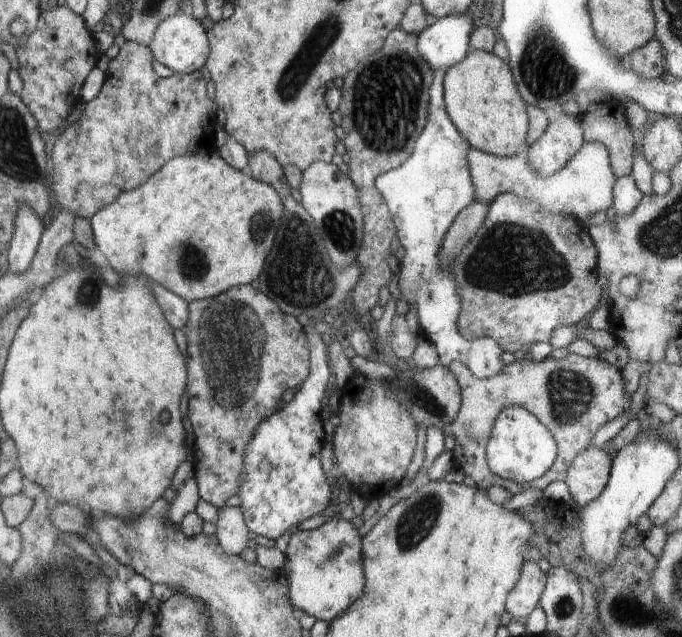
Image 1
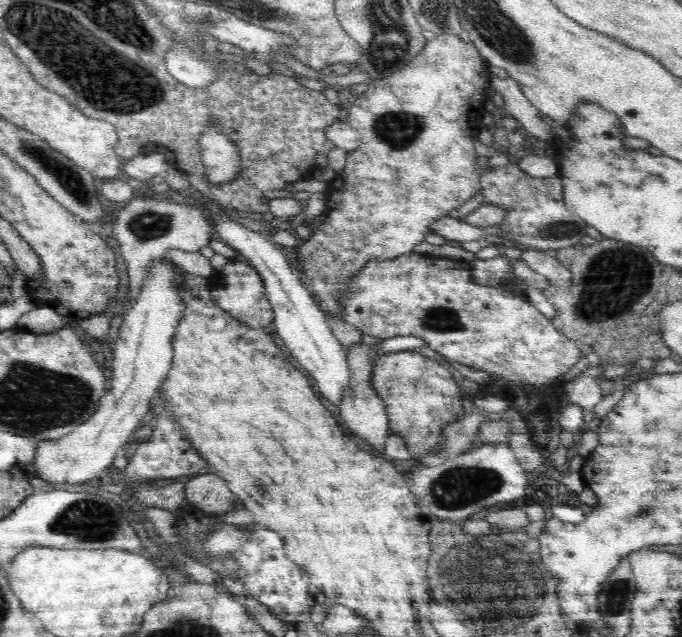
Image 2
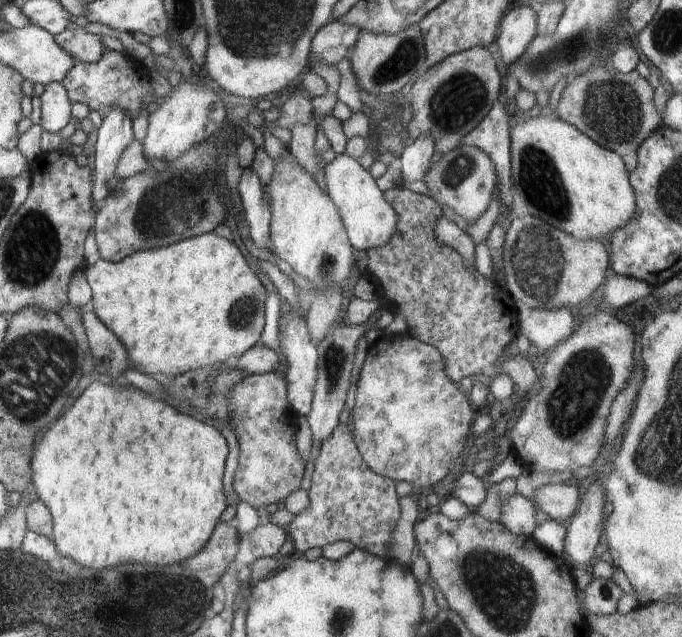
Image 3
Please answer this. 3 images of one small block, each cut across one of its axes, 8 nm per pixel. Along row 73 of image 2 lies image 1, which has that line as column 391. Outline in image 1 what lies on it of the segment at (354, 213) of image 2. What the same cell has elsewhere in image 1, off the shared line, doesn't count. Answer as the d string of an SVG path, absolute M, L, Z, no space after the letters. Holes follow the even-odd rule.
M354 372L340 390L340 424L332 438L333 456L352 492L367 502L399 487L417 446L419 425L404 410L382 380Z

